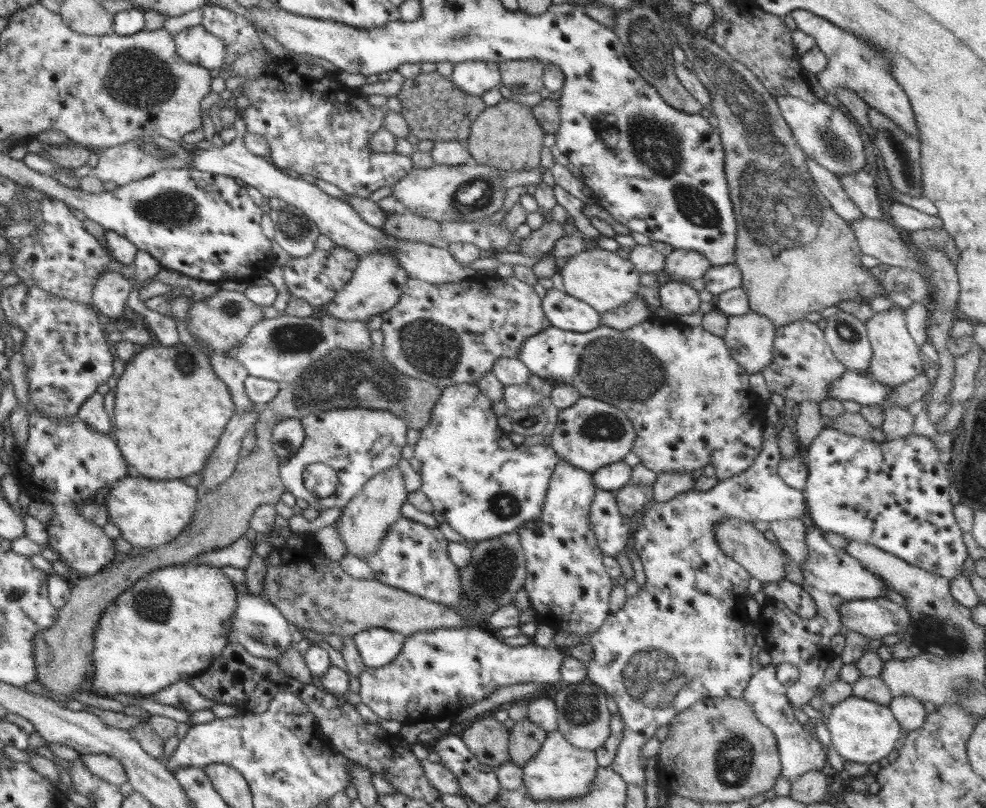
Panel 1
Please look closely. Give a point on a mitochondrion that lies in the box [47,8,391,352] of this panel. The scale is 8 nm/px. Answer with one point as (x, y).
(135, 78)

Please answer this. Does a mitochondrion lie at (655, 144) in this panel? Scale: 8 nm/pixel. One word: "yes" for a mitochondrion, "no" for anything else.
yes

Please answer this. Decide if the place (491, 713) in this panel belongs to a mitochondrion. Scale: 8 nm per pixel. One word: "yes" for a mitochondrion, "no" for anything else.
no

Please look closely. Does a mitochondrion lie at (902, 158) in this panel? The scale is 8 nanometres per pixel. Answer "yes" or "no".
yes

